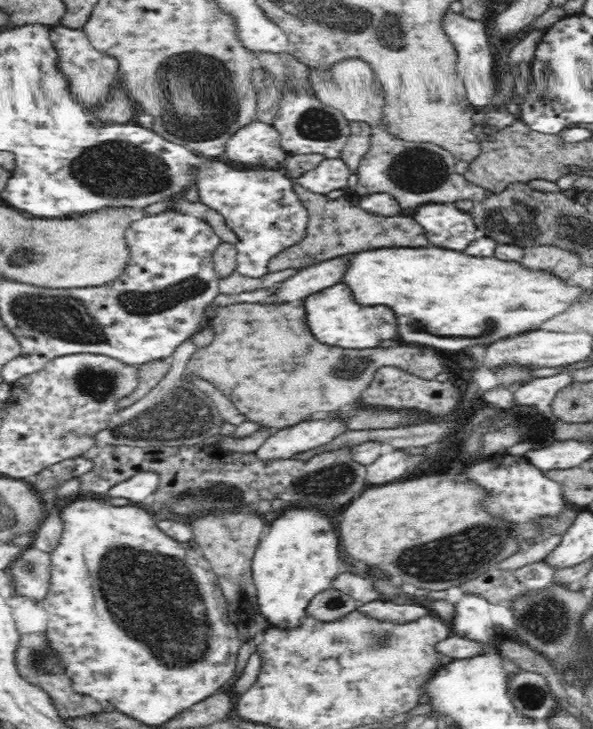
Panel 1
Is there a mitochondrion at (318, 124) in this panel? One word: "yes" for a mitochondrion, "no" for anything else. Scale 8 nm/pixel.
yes

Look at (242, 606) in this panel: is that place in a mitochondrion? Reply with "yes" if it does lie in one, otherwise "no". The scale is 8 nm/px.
yes

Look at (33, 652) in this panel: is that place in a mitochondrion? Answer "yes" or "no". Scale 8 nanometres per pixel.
yes

